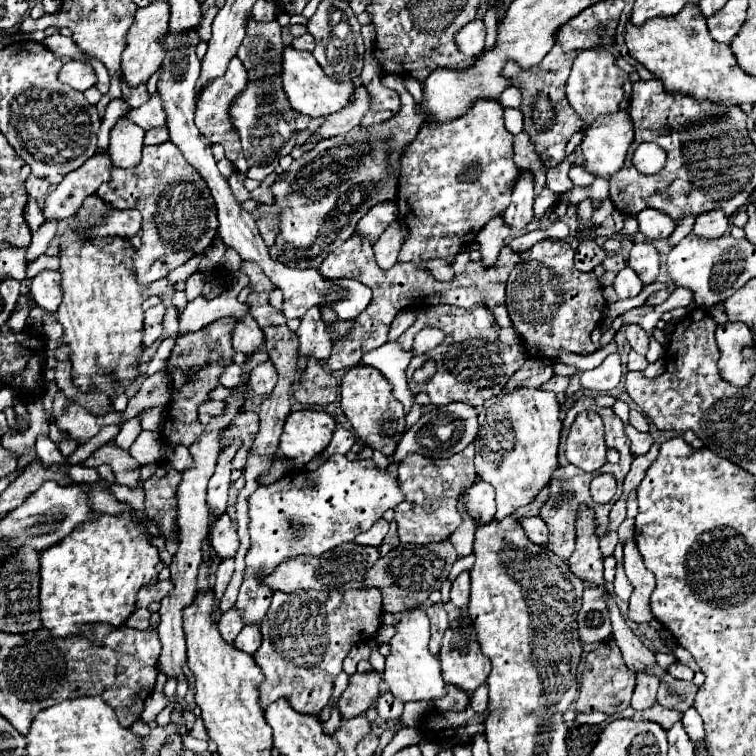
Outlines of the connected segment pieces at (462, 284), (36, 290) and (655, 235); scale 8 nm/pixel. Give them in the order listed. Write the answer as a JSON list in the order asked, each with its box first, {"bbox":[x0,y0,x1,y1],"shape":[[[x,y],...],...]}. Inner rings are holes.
[{"bbox":[319,235,519,371],"shape":[[[359,235],[349,237],[337,251],[333,251],[331,255],[327,255],[327,259],[323,259],[319,271],[327,279],[329,277],[353,277],[357,281],[363,281],[367,287],[371,287],[373,299],[371,299],[367,311],[363,311],[363,315],[359,315],[359,319],[355,319],[355,327],[335,345],[335,351],[327,359],[327,365],[333,371],[345,369],[345,367],[355,367],[367,351],[371,351],[387,341],[387,331],[389,331],[391,321],[405,307],[421,309],[423,305],[437,305],[437,303],[473,307],[473,305],[481,303],[491,309],[499,327],[513,327],[509,313],[507,313],[507,305],[505,305],[505,283],[507,283],[511,269],[517,263],[519,263],[519,255],[515,251],[511,251],[509,245],[503,245],[495,265],[485,267],[481,261],[477,261],[477,263],[471,261],[463,275],[455,277],[451,283],[439,283],[437,279],[433,279],[431,273],[415,269],[413,263],[395,263],[389,271],[379,269],[369,241],[365,241]]]},{"bbox":[31,271,61,311],"shape":[[[41,271],[33,277],[31,283],[31,297],[35,299],[35,305],[55,311],[61,303],[61,291],[59,291],[59,273],[57,271]]]},{"bbox":[637,209,677,241],"shape":[[[643,209],[641,213],[637,213],[637,221],[639,221],[639,233],[649,241],[667,239],[677,225],[673,219],[653,209]]]}]

